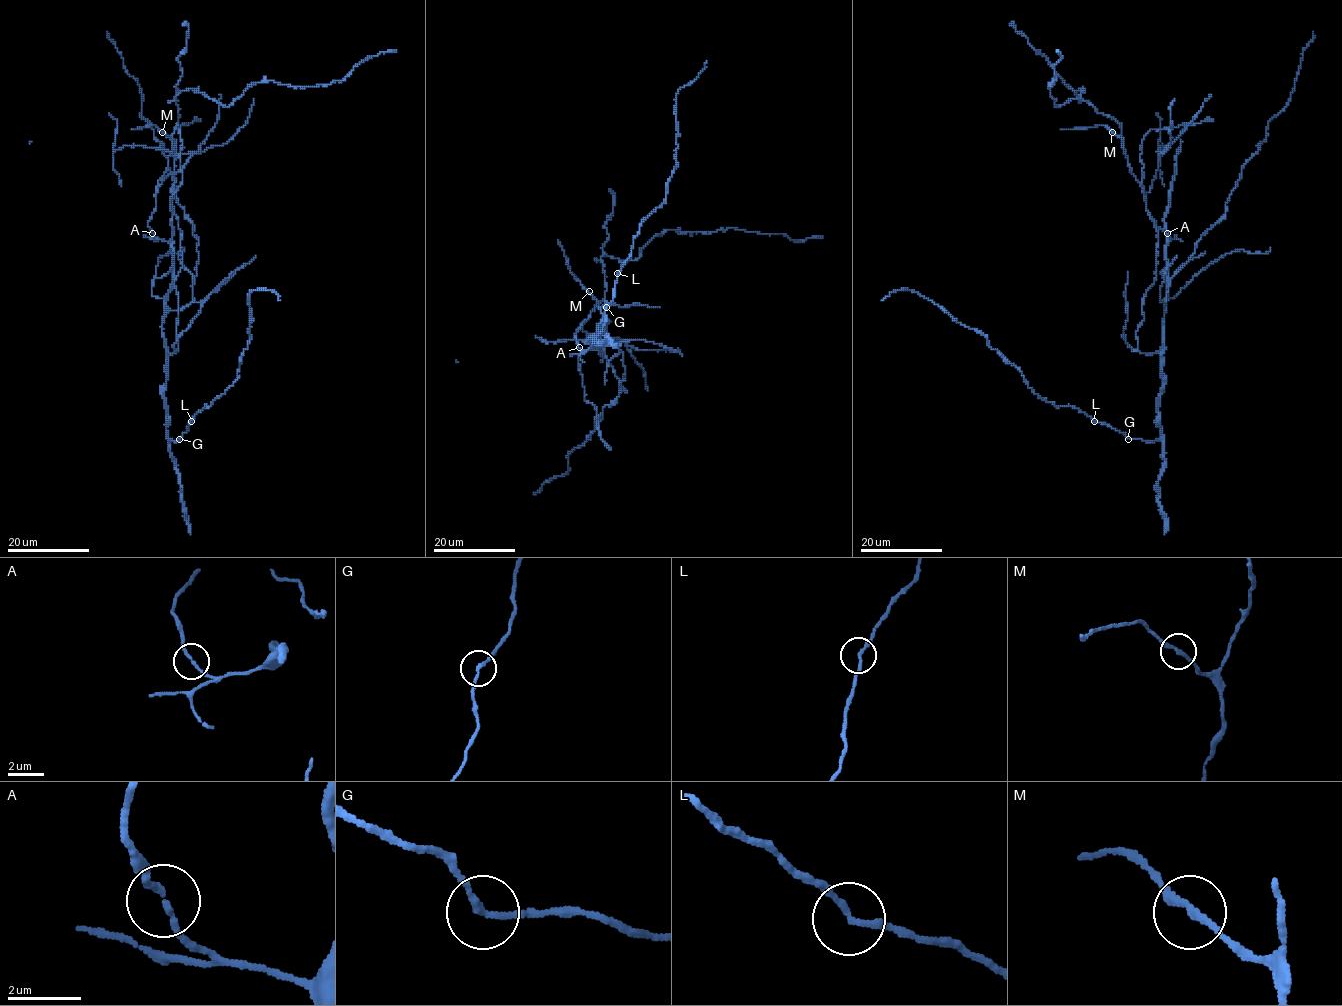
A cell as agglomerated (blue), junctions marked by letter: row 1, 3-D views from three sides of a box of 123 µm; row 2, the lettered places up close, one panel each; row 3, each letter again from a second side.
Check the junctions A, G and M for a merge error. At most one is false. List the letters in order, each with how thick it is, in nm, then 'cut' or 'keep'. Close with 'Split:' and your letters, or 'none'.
A: calibre 160 nm; keep
G: calibre 180 nm; keep
M: calibre 180 nm; keep
Split: none

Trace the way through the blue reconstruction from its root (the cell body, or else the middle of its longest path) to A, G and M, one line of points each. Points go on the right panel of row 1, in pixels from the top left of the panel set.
A: (1167, 290), (1165, 247), (1171, 240), (1168, 232)
G: (1167, 290), (1162, 344), (1164, 387), (1158, 410), (1163, 438), (1154, 441), (1128, 439)
M: (1167, 290), (1165, 247), (1171, 238), (1157, 225), (1146, 209), (1146, 198), (1129, 166), (1122, 140), (1112, 132)

